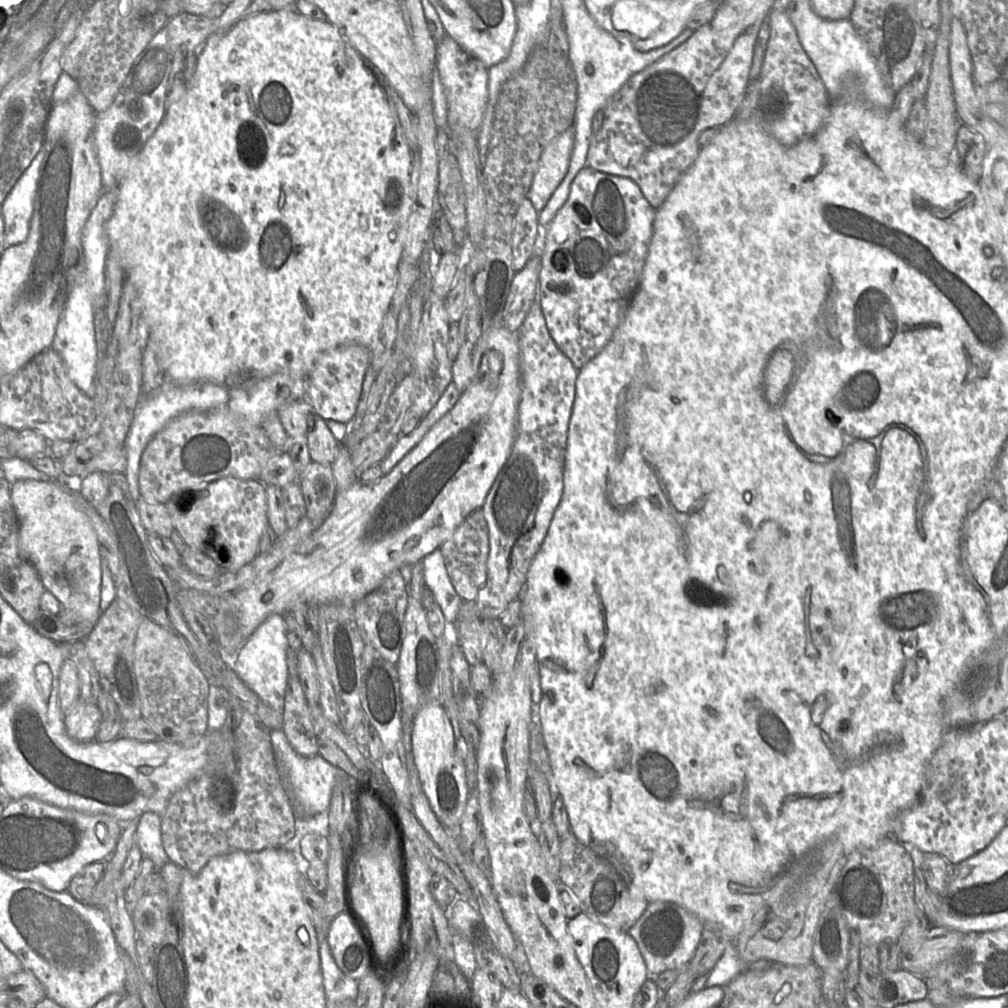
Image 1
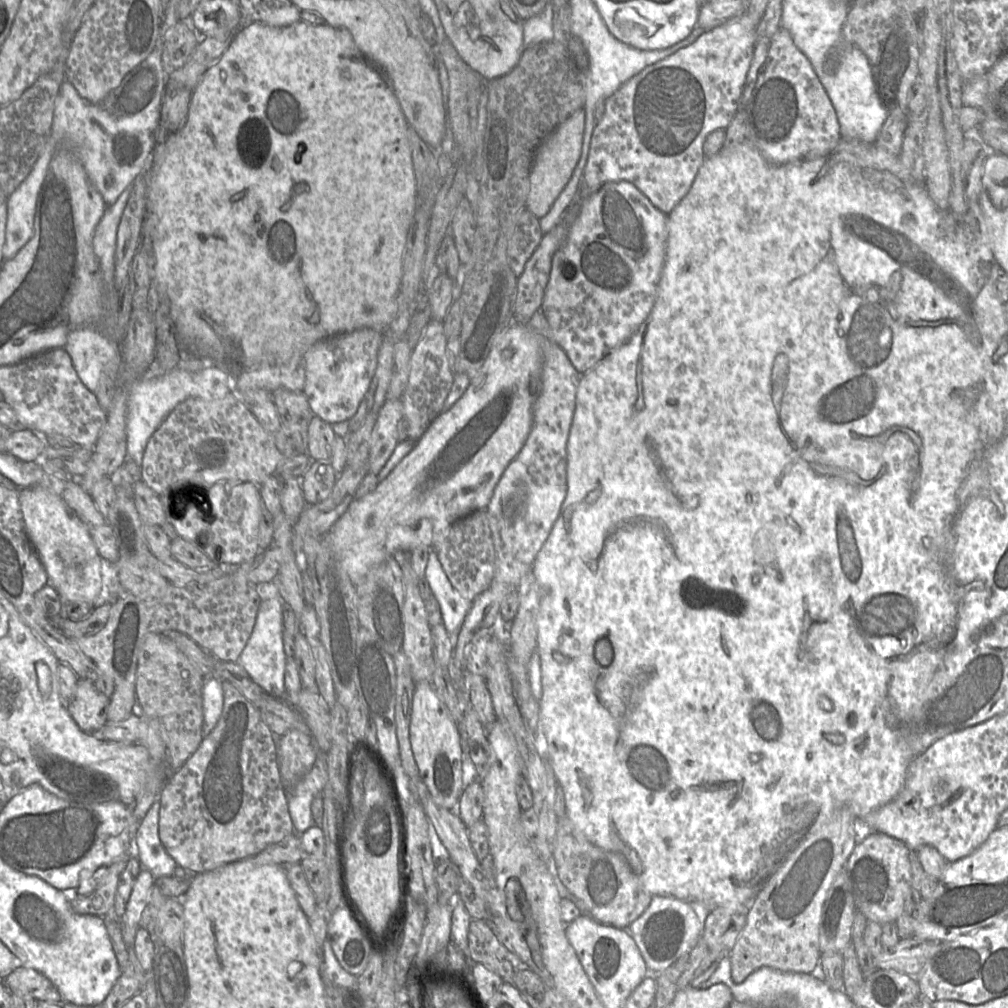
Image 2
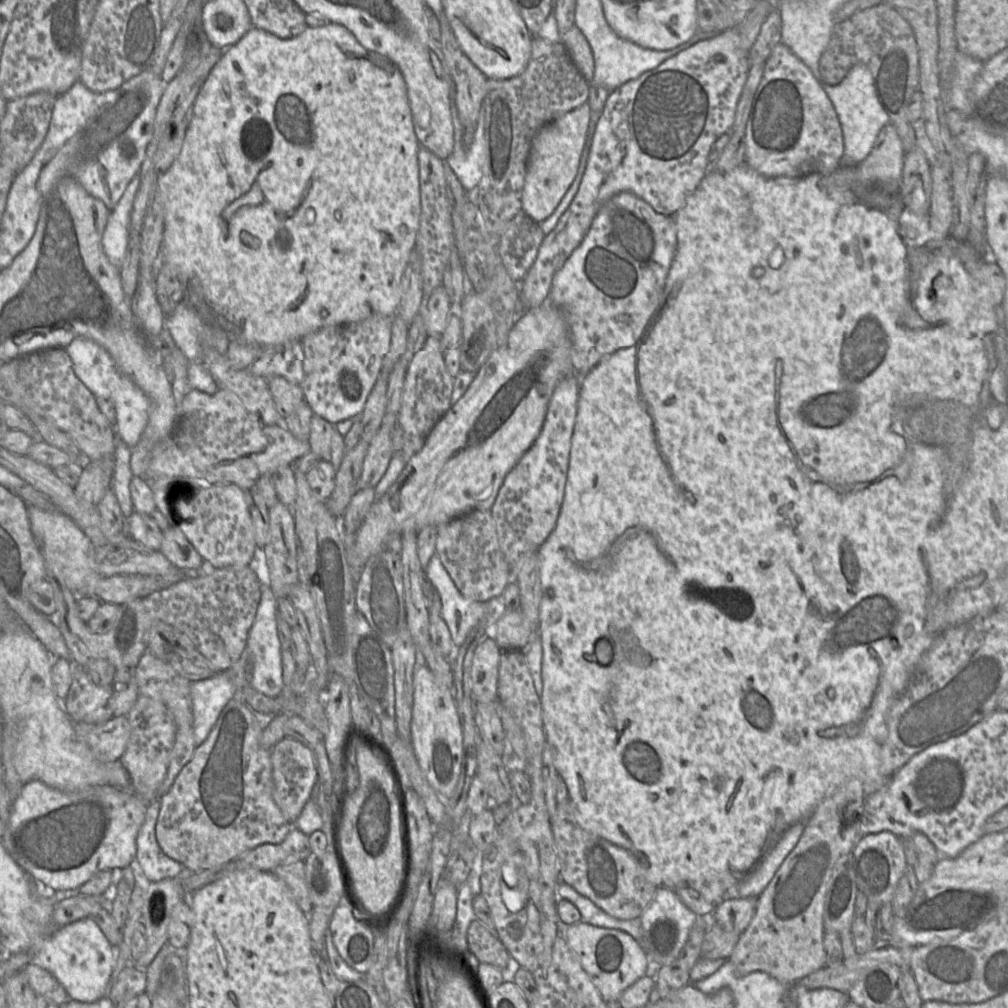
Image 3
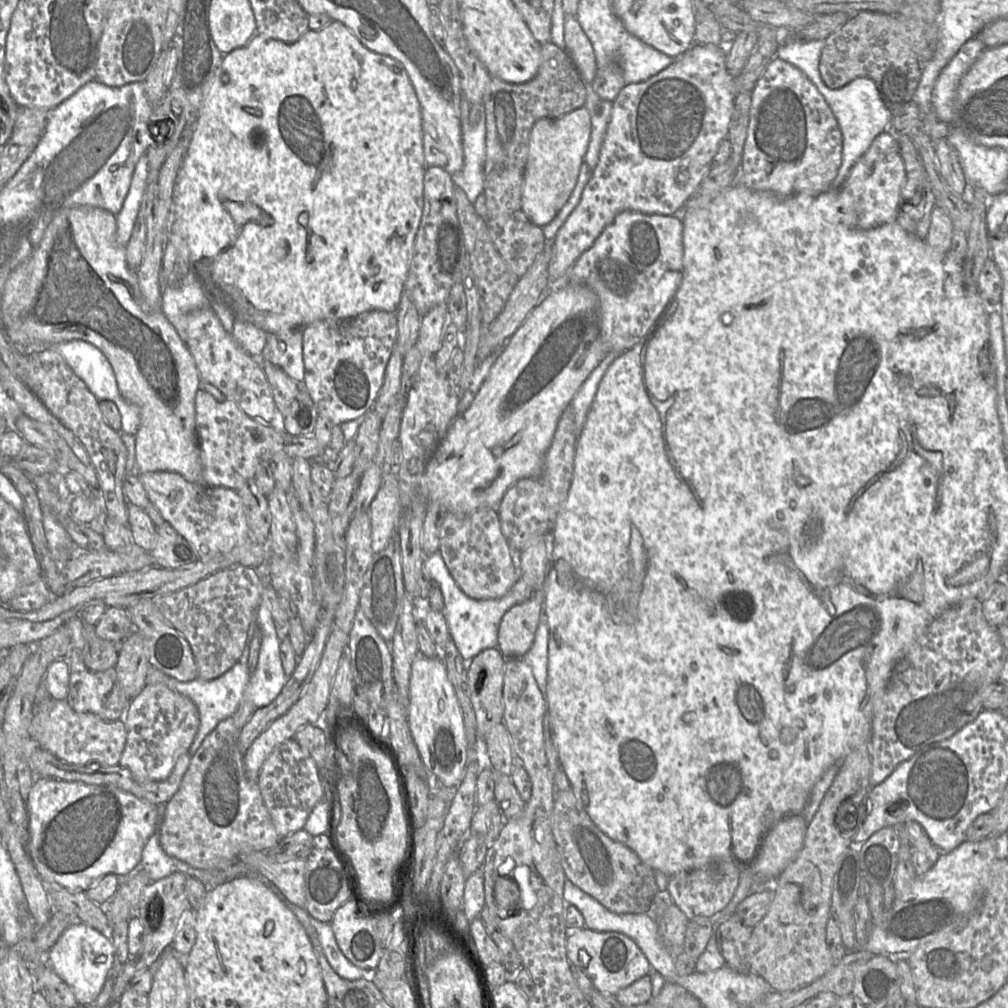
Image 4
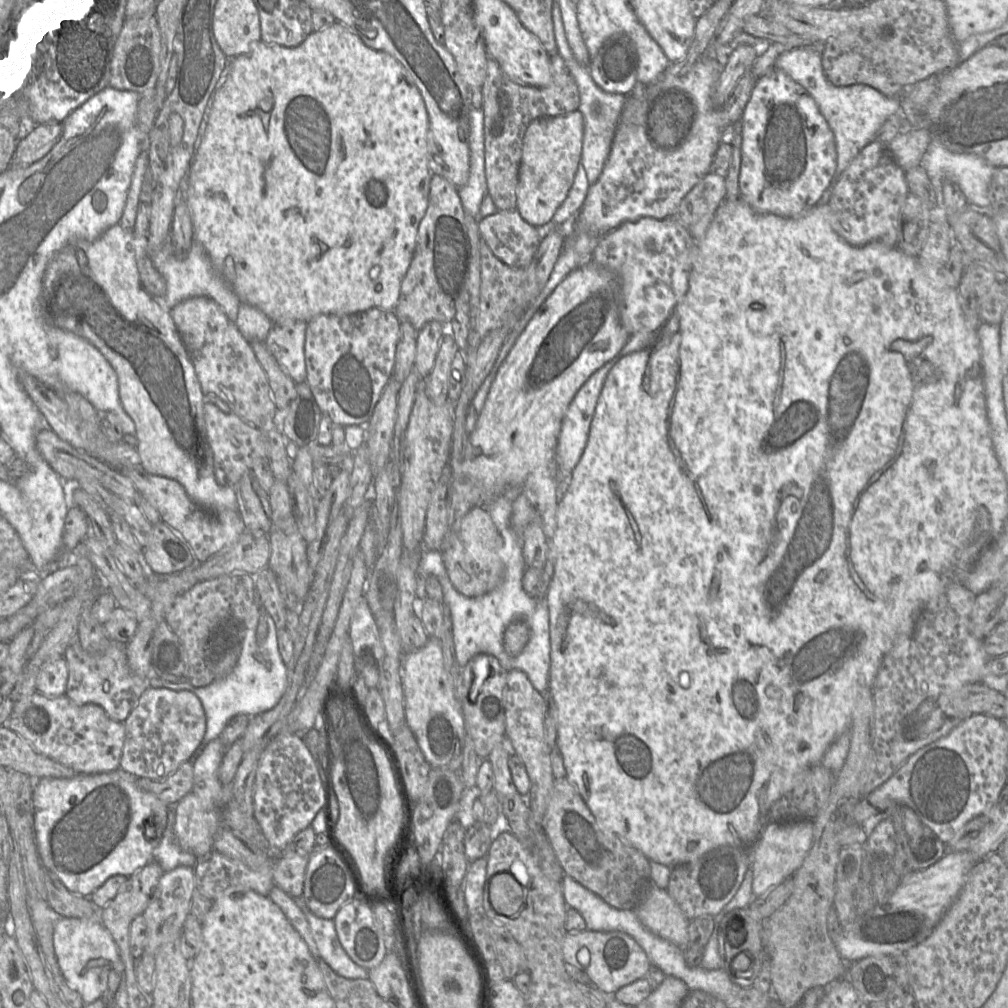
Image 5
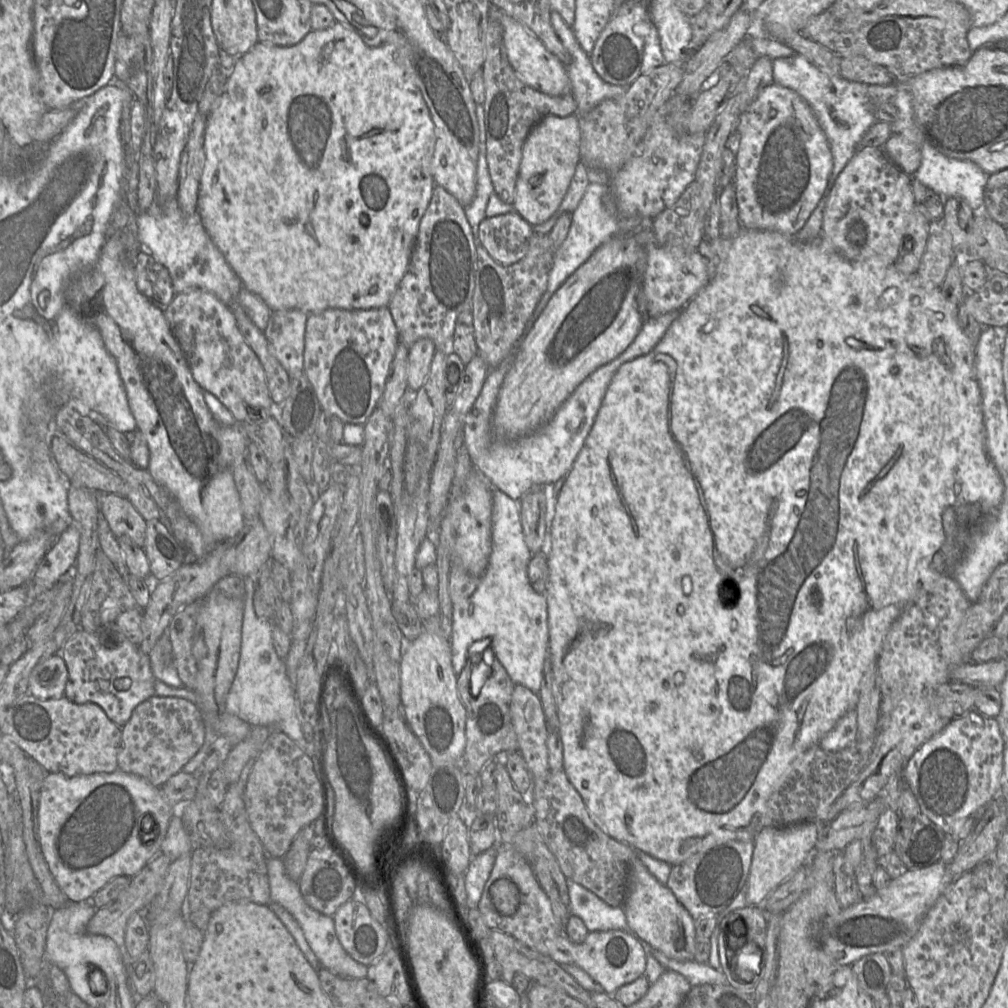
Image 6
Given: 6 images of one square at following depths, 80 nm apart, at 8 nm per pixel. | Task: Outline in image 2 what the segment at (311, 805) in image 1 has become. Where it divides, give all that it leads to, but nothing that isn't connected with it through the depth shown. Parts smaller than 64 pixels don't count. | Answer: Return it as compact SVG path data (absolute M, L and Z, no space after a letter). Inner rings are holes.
M314 765L297 785L287 793L288 809L296 833L302 834L314 826L311 811L312 801L322 793L327 780L326 770Z

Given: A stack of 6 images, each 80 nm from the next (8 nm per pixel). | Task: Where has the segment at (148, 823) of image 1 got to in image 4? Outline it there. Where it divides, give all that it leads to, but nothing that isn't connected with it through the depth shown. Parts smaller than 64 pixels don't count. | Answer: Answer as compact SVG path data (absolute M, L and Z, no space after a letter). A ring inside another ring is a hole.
M156 804L158 812L158 831L147 840L141 856L140 868L151 882L155 882L174 872L182 872L194 876L194 869L187 863L167 855L161 847L159 838L159 822L165 812L165 804Z

